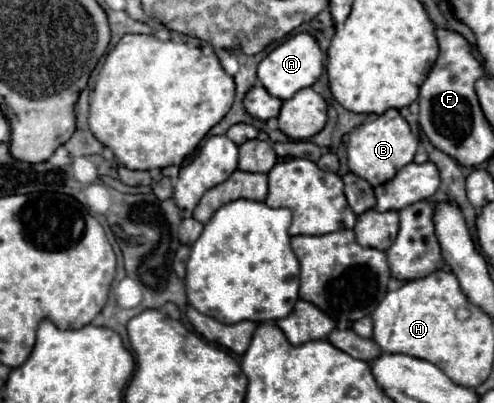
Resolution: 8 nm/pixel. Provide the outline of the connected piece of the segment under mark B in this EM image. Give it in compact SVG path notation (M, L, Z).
M388 109L376 121L364 123L348 135L348 167L352 173L376 187L390 181L404 165L412 163L416 149L418 139L412 135L410 125L402 119L398 109Z

